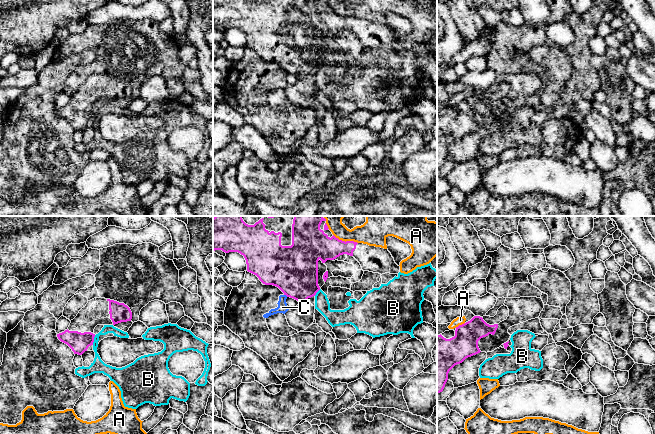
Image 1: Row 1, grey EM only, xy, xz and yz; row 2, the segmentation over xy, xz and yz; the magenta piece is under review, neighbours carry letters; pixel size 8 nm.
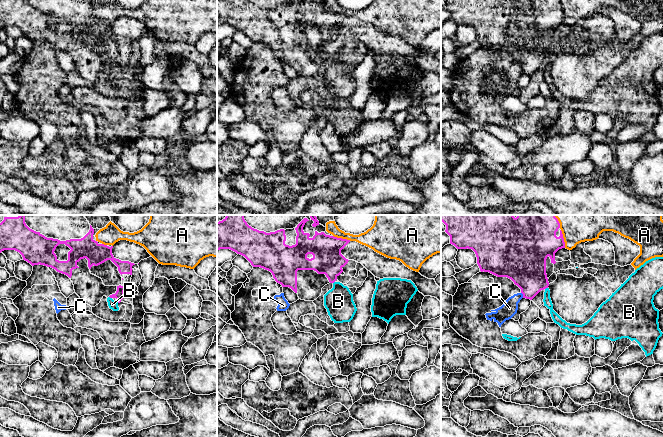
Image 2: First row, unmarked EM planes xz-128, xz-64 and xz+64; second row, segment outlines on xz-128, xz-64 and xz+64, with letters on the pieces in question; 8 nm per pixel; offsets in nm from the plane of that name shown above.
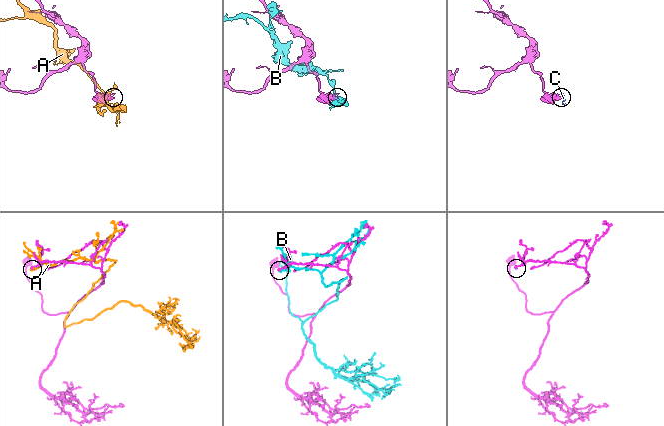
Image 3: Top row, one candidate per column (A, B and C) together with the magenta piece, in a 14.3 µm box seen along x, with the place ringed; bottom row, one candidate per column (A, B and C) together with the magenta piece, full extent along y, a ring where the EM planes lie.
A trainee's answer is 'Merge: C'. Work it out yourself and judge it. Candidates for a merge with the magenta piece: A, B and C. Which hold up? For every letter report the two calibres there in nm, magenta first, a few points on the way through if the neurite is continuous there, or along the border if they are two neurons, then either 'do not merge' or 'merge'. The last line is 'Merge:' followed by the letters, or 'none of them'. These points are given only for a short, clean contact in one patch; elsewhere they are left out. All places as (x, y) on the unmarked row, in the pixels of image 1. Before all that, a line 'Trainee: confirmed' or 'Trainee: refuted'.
Trainee: refuted
A: calibres 260 and 180 nm; do not merge
B: calibres 160 and 110 nm; border xy (95, 111), (92, 120); do not merge
C: calibres 380 and 80 nm; border xz (284, 70), (287, 72); do not merge
Merge: none of them

